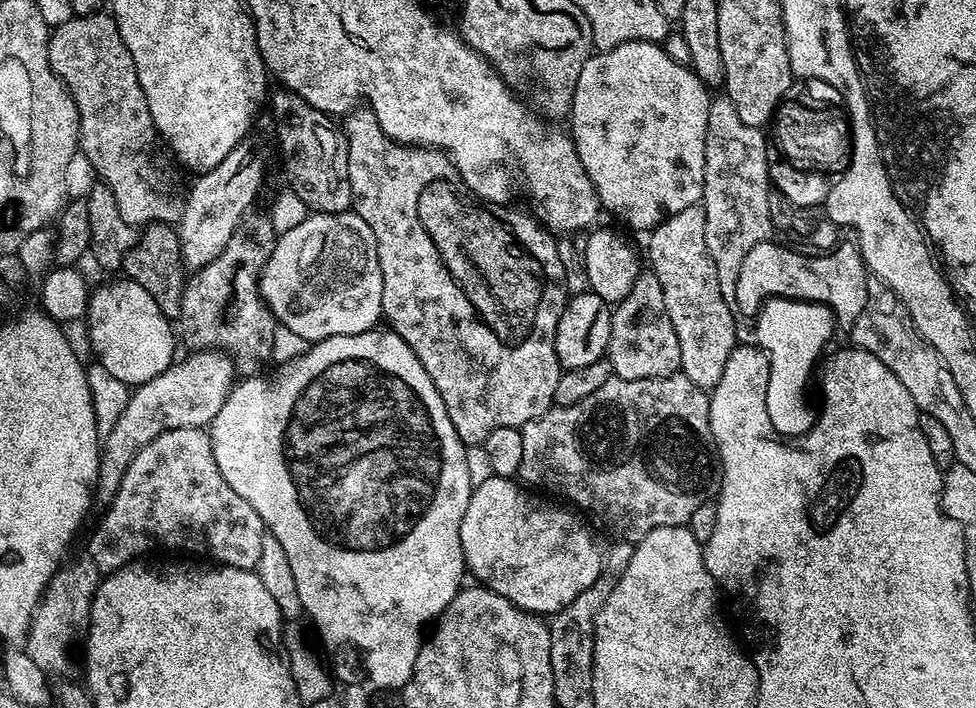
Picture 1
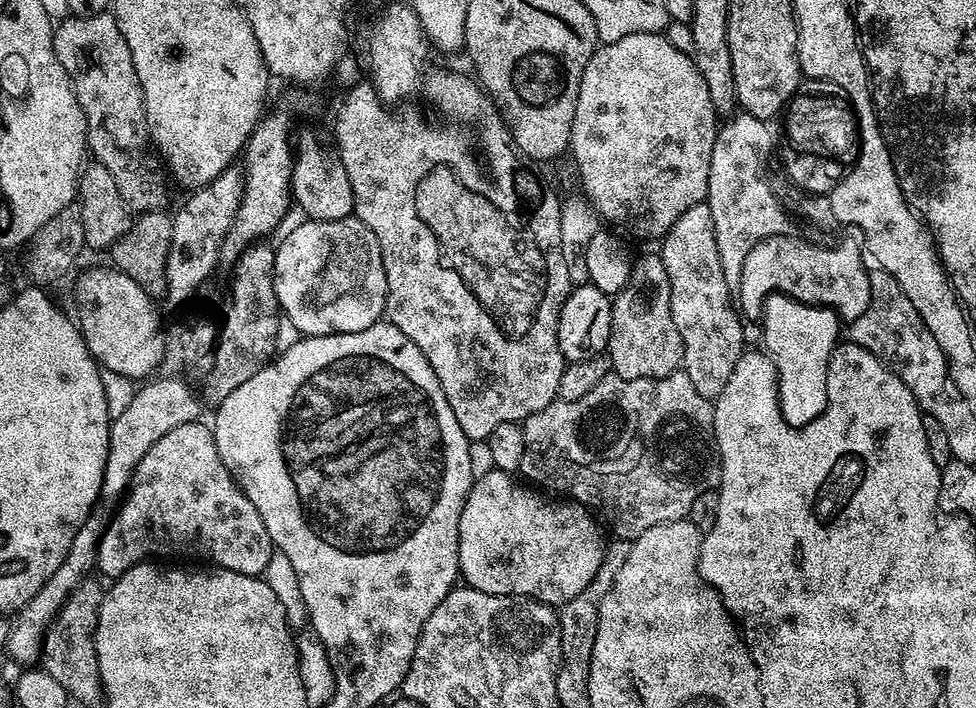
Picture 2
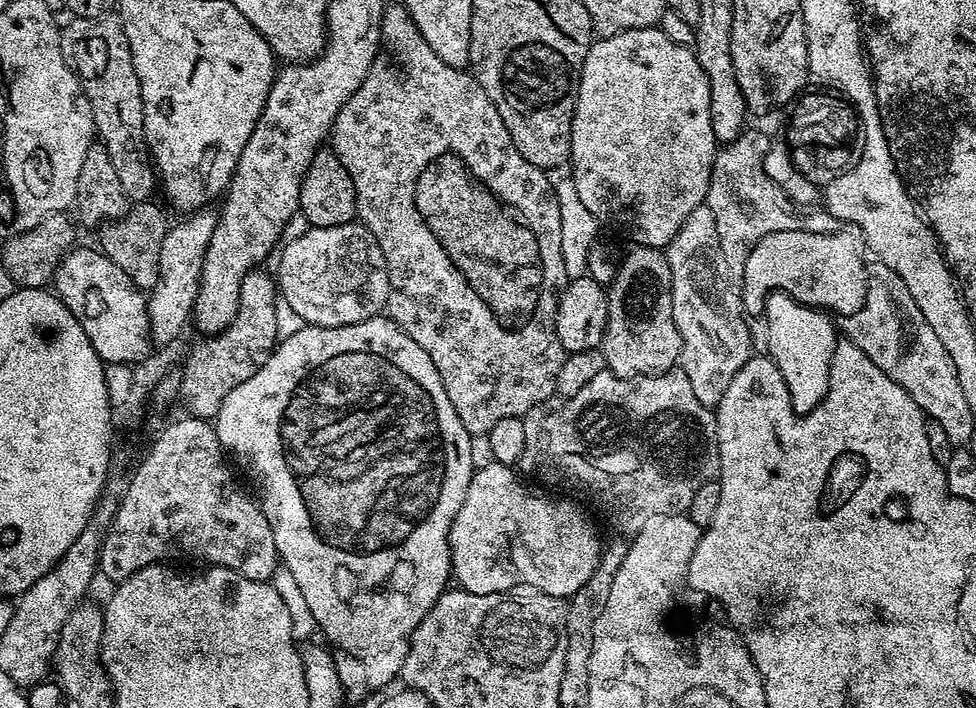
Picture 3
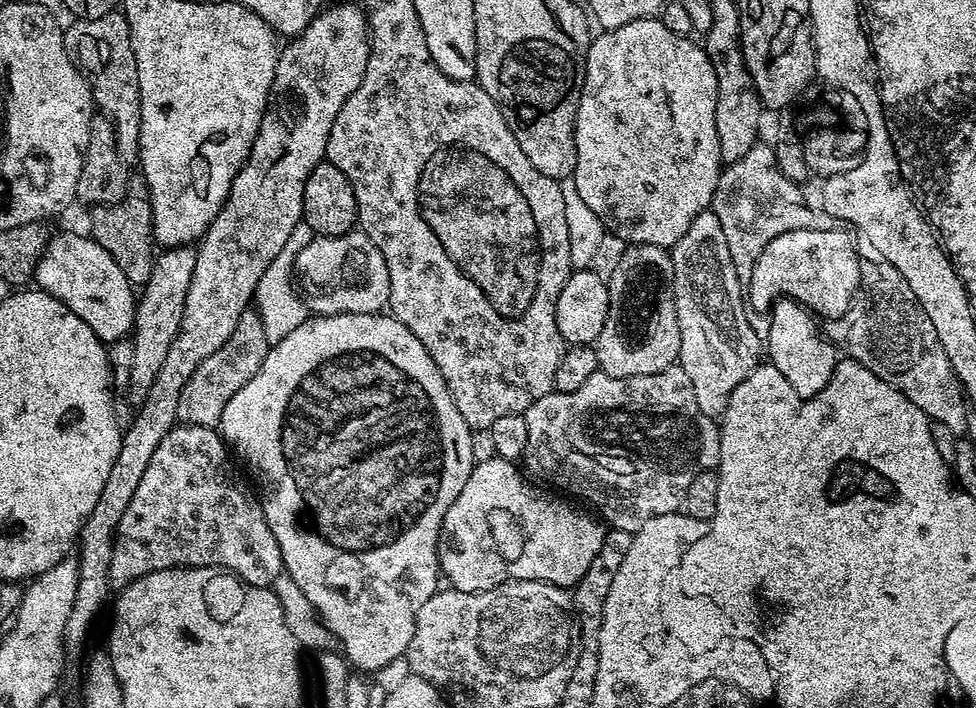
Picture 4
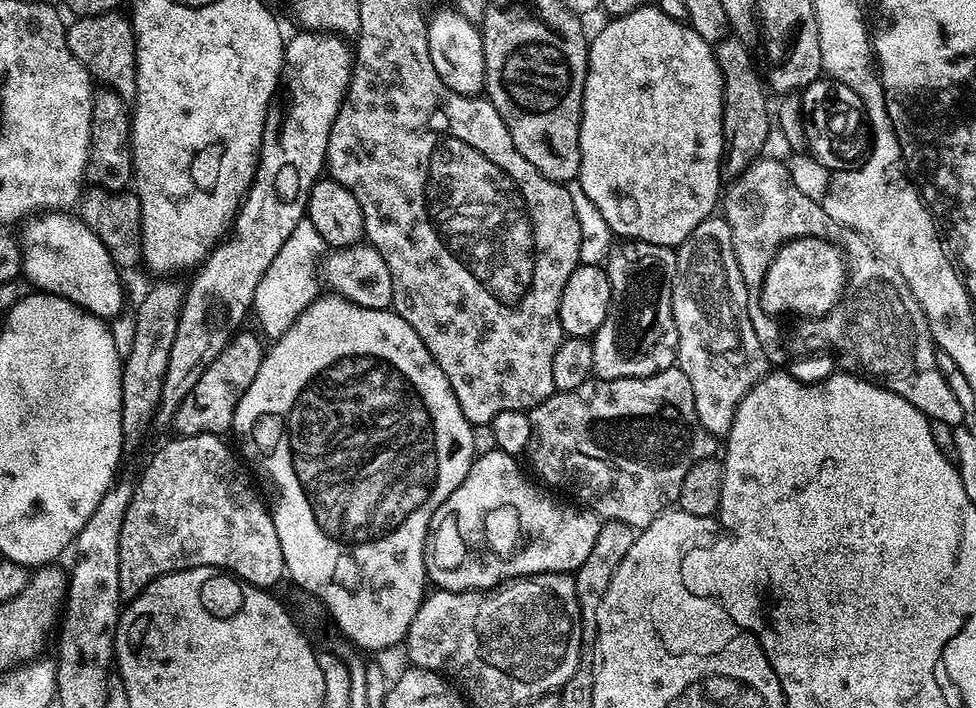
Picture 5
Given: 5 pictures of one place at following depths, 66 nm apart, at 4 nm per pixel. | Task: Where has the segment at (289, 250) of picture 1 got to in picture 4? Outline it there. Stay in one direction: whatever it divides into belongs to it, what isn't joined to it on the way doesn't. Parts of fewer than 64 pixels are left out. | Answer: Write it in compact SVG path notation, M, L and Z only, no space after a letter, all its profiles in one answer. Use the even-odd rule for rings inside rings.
M359 230L341 236L316 236L297 255L295 279L303 301L317 316L383 313L390 298L386 258Z

